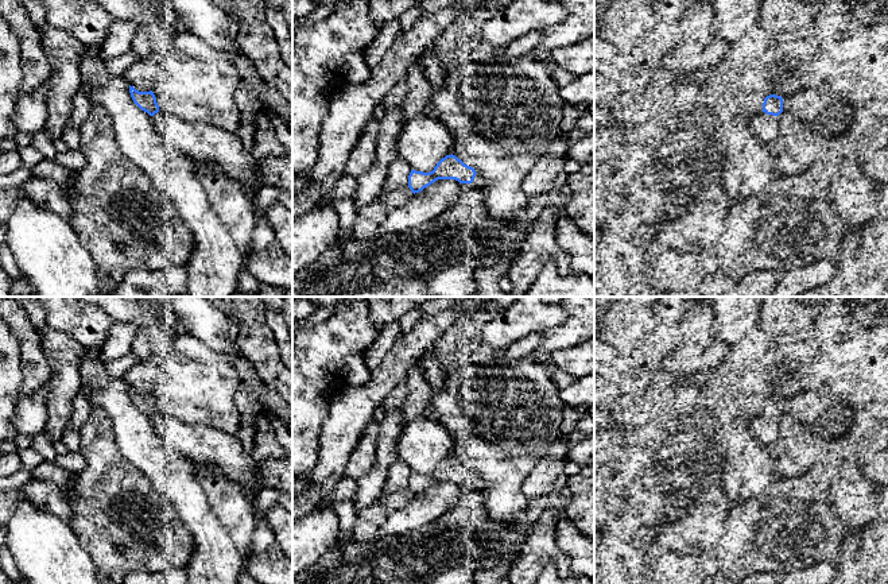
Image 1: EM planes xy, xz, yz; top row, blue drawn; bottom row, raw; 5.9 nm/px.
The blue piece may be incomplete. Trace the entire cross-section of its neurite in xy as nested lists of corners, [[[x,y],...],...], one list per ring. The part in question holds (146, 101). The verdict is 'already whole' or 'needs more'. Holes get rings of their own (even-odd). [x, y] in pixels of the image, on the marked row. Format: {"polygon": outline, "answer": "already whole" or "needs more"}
{"polygon": [[[129,85],[129,93],[133,103],[150,116],[154,116],[159,112],[159,105],[156,103],[156,97],[152,90],[150,92],[139,92],[133,86]]], "answer": "already whole"}

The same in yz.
{"polygon": [[[769,94],[764,98],[763,111],[755,115],[751,129],[765,142],[778,135],[778,116],[783,112],[783,97]]], "answer": "needs more"}

